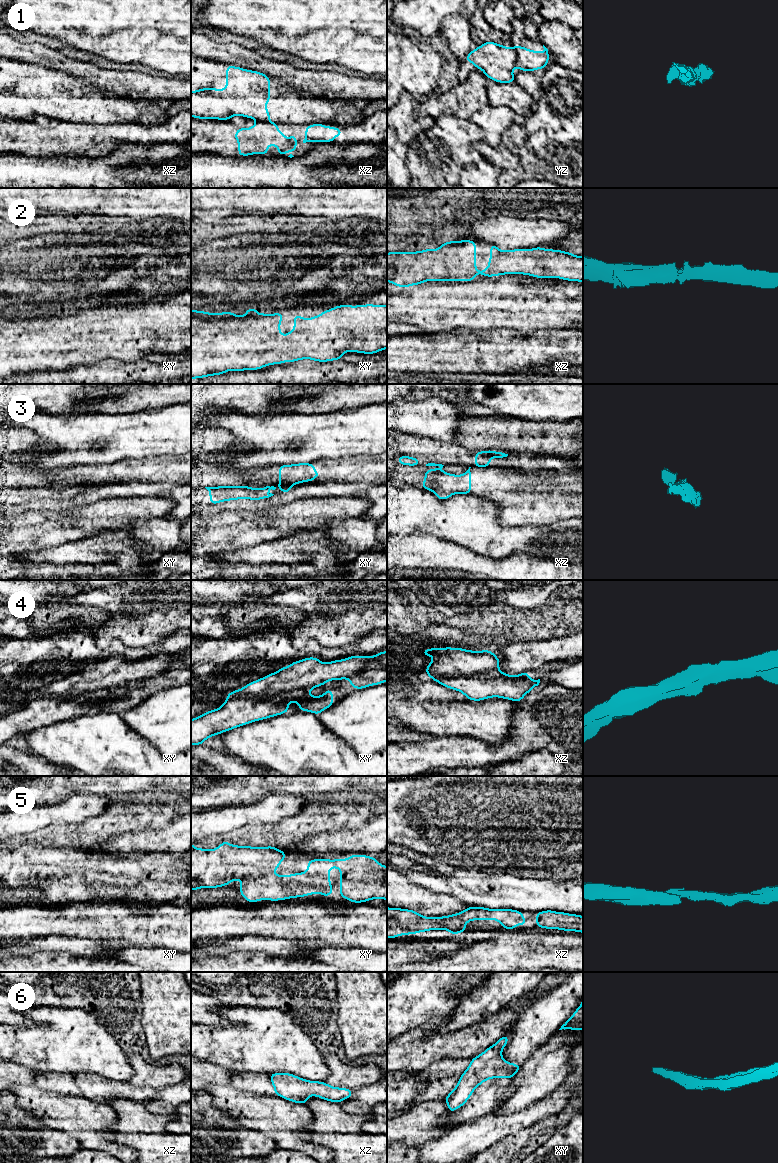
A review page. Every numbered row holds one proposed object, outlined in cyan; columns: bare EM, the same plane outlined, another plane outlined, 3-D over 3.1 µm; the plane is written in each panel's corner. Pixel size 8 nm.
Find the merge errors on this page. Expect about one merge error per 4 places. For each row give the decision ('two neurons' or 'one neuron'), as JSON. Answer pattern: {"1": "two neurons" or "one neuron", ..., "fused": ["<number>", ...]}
{"1": "two neurons", "2": "one neuron", "3": "two neurons", "4": "two neurons", "5": "one neuron", "6": "one neuron", "fused": ["1", "3", "4"]}

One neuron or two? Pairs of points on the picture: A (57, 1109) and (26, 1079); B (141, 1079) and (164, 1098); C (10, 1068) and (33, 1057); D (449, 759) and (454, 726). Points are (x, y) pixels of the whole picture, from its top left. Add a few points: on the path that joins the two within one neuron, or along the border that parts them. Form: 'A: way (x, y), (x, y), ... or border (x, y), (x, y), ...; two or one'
A: border (34, 1083), (10, 1085); two
B: border (180, 1081), (158, 1090); two
C: border (10, 1060), (37, 1071); two
D: border (435, 736), (471, 736), (475, 739); two

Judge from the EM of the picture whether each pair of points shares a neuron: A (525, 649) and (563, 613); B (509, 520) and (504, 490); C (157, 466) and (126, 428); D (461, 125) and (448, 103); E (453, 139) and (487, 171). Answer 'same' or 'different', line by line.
A: different
B: different
C: different
D: different
E: same

